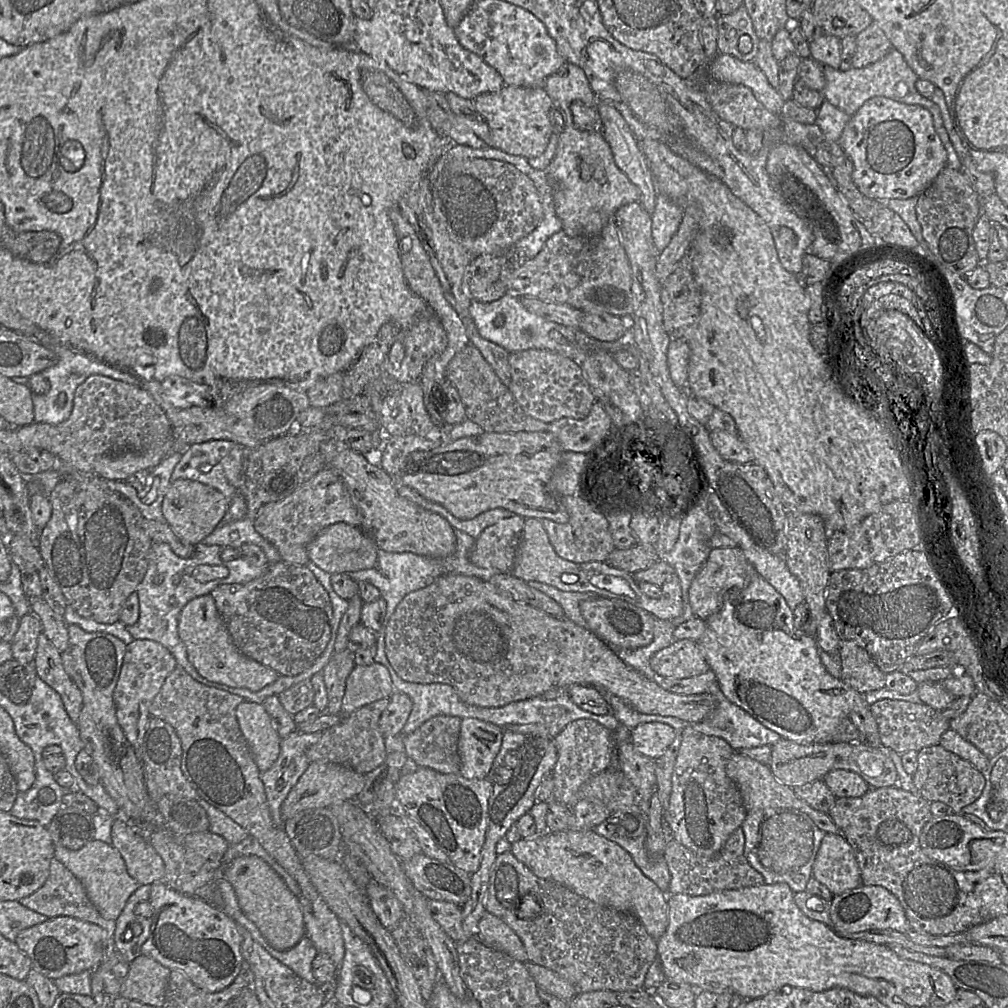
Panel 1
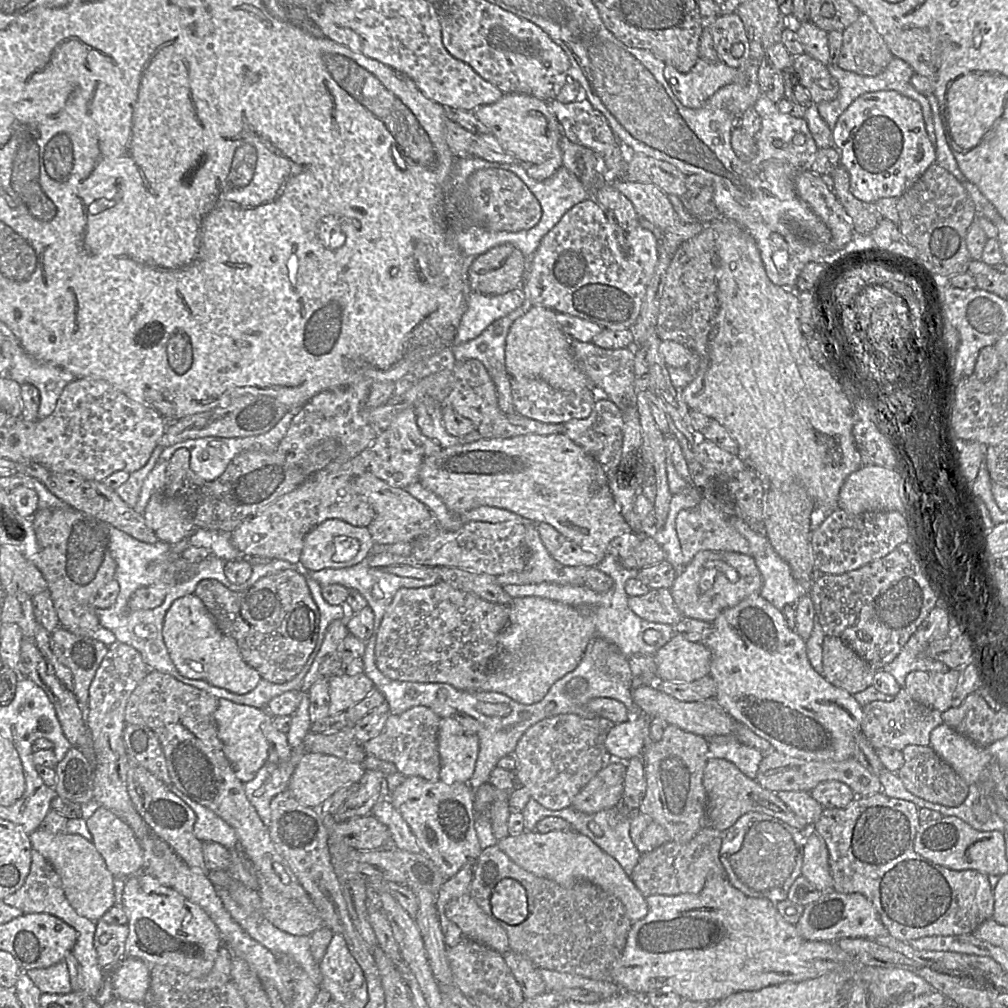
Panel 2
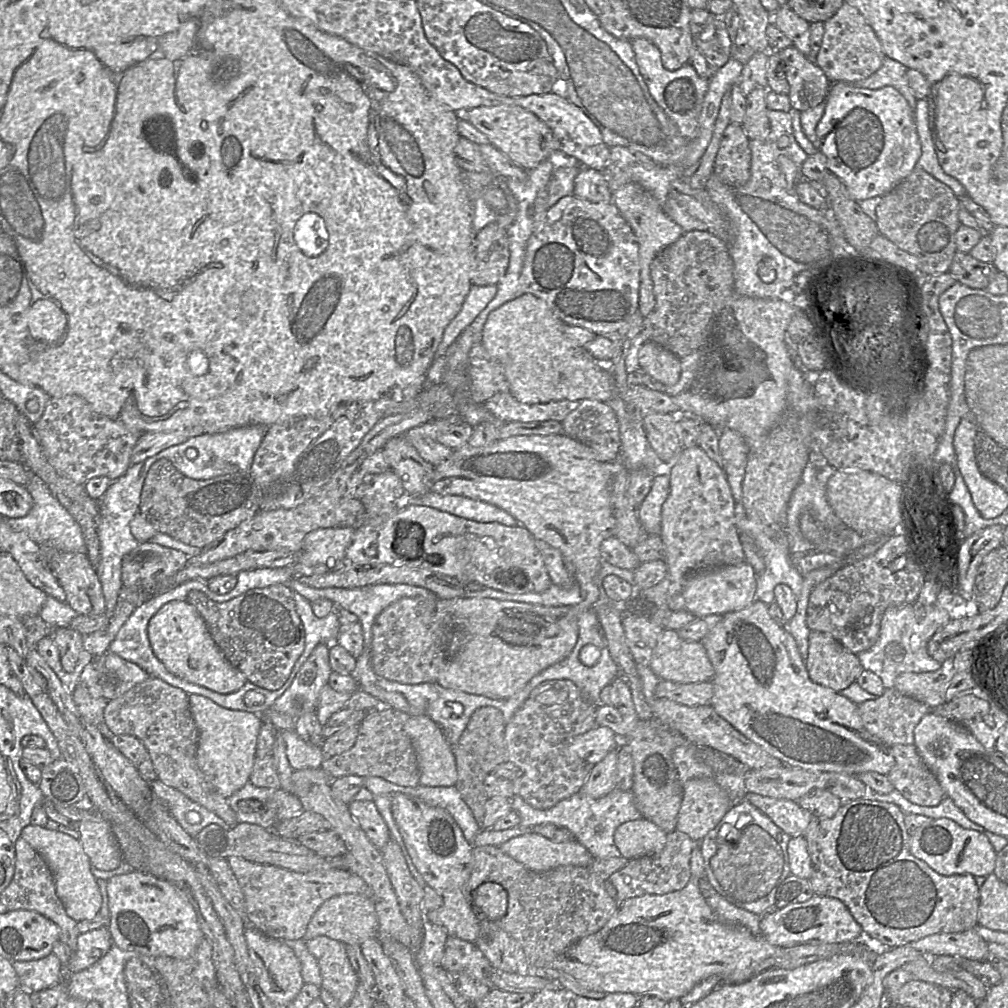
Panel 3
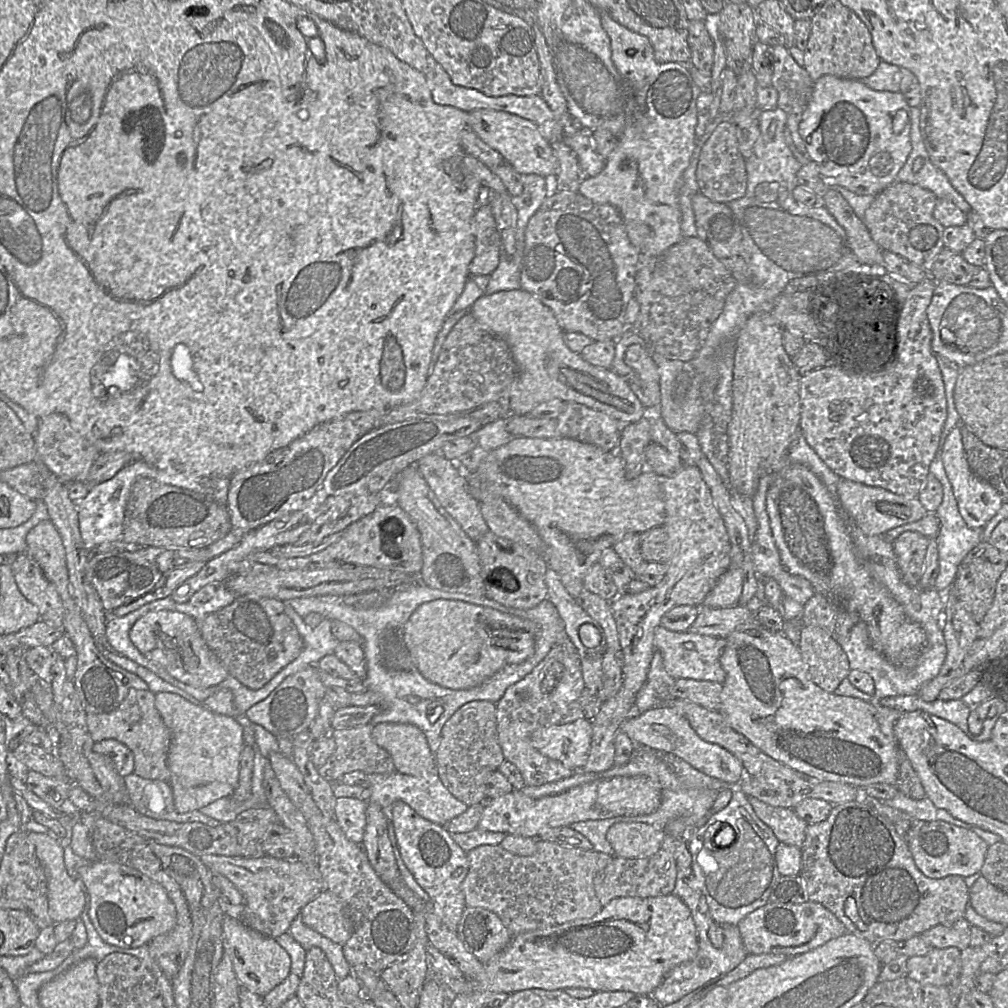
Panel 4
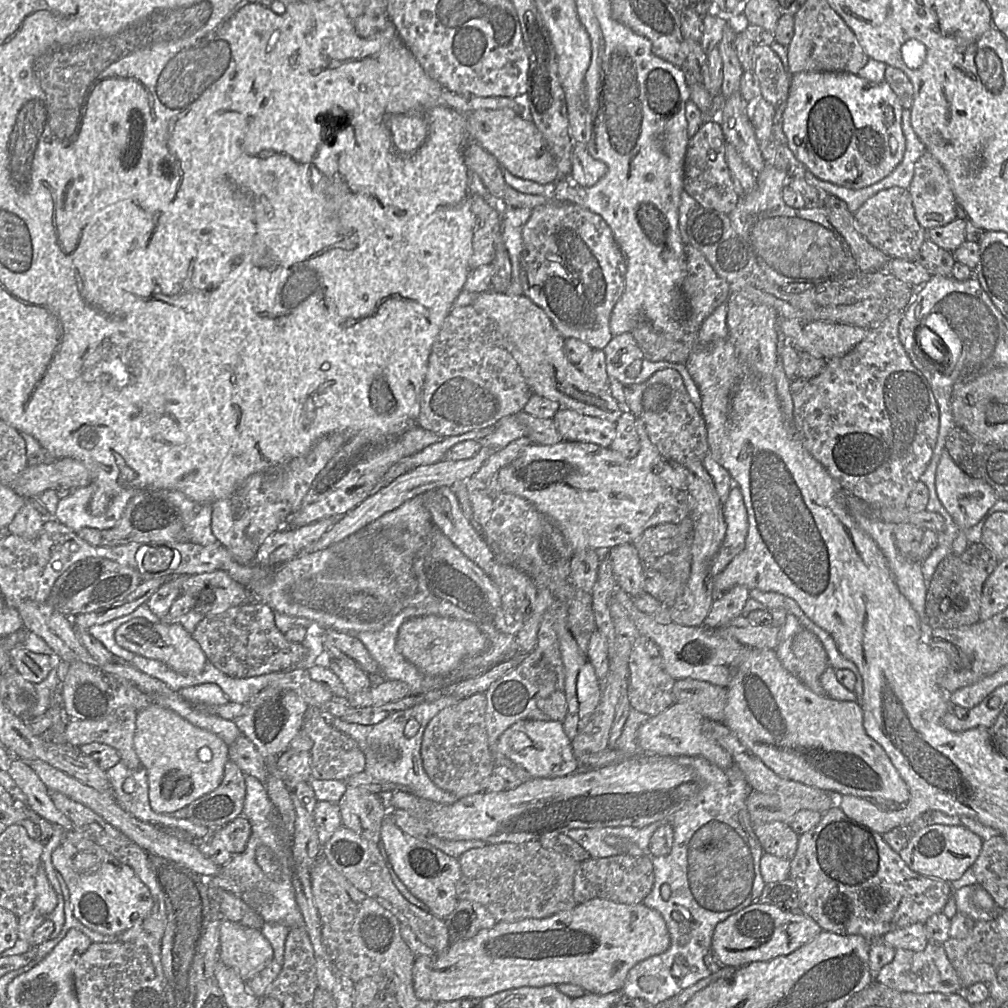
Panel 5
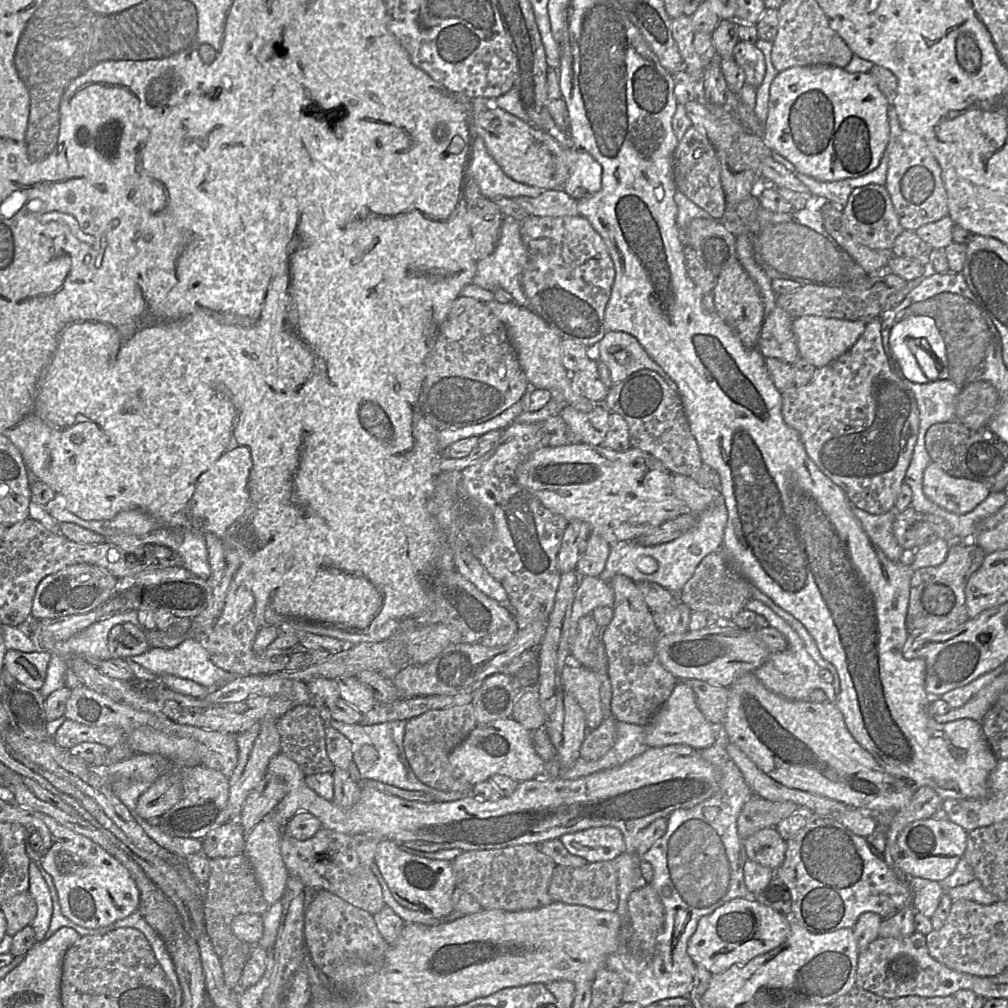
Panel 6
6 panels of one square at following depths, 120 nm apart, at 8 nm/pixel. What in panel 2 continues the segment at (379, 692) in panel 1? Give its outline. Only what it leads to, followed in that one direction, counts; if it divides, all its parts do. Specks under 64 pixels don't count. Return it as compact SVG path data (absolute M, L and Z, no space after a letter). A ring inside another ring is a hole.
M363 673L355 676L334 675L329 678L329 716L347 712L374 691L373 682Z

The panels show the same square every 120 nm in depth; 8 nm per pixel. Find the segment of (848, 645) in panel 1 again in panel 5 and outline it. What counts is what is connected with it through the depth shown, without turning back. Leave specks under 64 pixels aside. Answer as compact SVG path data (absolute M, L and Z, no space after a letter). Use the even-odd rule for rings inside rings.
M802 627L793 639L793 652L795 656L795 676L816 694L827 694L820 679L829 667L829 660L819 638Z

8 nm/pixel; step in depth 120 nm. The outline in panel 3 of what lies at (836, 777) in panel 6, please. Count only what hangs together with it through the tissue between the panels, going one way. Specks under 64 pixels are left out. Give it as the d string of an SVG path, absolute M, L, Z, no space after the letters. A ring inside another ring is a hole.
M755 599L745 608L723 615L721 621L701 640L714 666L711 705L745 737L759 745L782 764L817 772L859 776L865 772L888 775L894 766L891 746L864 728L858 705L831 688L813 682L794 637L769 615L768 605Z

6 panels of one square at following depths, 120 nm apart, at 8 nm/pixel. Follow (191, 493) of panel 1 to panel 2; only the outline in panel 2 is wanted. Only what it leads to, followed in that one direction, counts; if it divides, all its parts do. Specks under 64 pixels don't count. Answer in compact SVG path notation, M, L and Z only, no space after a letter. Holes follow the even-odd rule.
M161 493L151 496L143 517L158 540L168 544L177 544L196 530L191 515L181 502Z

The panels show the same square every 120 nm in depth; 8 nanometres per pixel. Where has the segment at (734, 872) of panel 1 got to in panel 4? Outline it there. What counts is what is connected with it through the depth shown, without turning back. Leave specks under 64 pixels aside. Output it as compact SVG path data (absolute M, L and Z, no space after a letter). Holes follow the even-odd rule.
M666 835L661 849L648 858L627 859L614 856L611 862L594 877L594 889L603 906L621 897L651 898L672 894L678 868L674 857L677 839Z

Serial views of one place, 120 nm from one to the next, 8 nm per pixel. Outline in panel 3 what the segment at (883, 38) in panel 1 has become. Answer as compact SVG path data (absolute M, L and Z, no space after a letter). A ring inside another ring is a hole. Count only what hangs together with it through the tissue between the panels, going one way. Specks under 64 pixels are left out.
M844 2L839 10L824 22L824 34L819 51L814 56L814 62L832 83L839 81L855 83L875 73L885 57L873 29L856 8Z

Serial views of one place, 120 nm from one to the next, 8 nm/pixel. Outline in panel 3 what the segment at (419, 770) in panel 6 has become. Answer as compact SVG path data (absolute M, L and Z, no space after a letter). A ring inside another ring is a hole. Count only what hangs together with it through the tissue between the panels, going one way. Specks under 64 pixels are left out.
M490 706L481 707L473 712L457 743L452 745L457 768L457 781L454 787L459 791L461 798L481 827L485 804L489 800L485 792L485 778L493 773L498 765L508 761L504 724L504 717L499 709Z

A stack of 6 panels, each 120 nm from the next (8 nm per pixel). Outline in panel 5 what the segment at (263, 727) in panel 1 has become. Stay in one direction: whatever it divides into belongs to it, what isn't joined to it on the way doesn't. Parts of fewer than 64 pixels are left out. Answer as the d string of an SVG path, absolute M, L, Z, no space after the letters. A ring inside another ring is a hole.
M158 704L138 712L134 748L142 767L147 771L150 806L160 814L172 814L185 809L200 797L214 791L221 784L225 765L229 761L229 745L221 737L194 726L175 711Z

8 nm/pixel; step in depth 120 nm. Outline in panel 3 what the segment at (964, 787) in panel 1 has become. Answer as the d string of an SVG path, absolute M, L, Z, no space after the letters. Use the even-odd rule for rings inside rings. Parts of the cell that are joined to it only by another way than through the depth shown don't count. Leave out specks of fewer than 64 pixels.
M913 744L891 747L894 766L887 775L894 789L920 806L937 806L945 793Z

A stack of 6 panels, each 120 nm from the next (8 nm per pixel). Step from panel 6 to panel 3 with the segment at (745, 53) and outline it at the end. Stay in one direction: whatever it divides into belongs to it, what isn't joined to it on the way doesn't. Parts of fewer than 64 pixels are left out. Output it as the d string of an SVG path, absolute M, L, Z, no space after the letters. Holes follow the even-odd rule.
M794 46L776 52L790 86L792 109L803 112L825 102L832 82L823 70Z

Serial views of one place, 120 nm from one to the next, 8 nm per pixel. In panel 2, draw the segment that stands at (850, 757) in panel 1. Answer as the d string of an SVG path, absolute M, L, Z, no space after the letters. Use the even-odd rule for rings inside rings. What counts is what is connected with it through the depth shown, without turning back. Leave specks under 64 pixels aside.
M774 749L764 753L755 780L772 792L810 792L819 783L836 780L848 785L857 797L865 797L881 791L880 777L869 772L856 758L844 761L808 761L782 754Z

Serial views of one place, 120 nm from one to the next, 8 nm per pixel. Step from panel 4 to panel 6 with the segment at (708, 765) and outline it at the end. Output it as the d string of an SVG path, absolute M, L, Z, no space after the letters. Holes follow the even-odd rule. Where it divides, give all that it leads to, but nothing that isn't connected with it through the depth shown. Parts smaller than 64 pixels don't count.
M684 682L676 683L669 699L645 728L645 743L649 748L688 745L701 750L712 746L717 738L717 727L710 724L696 703L692 689Z

